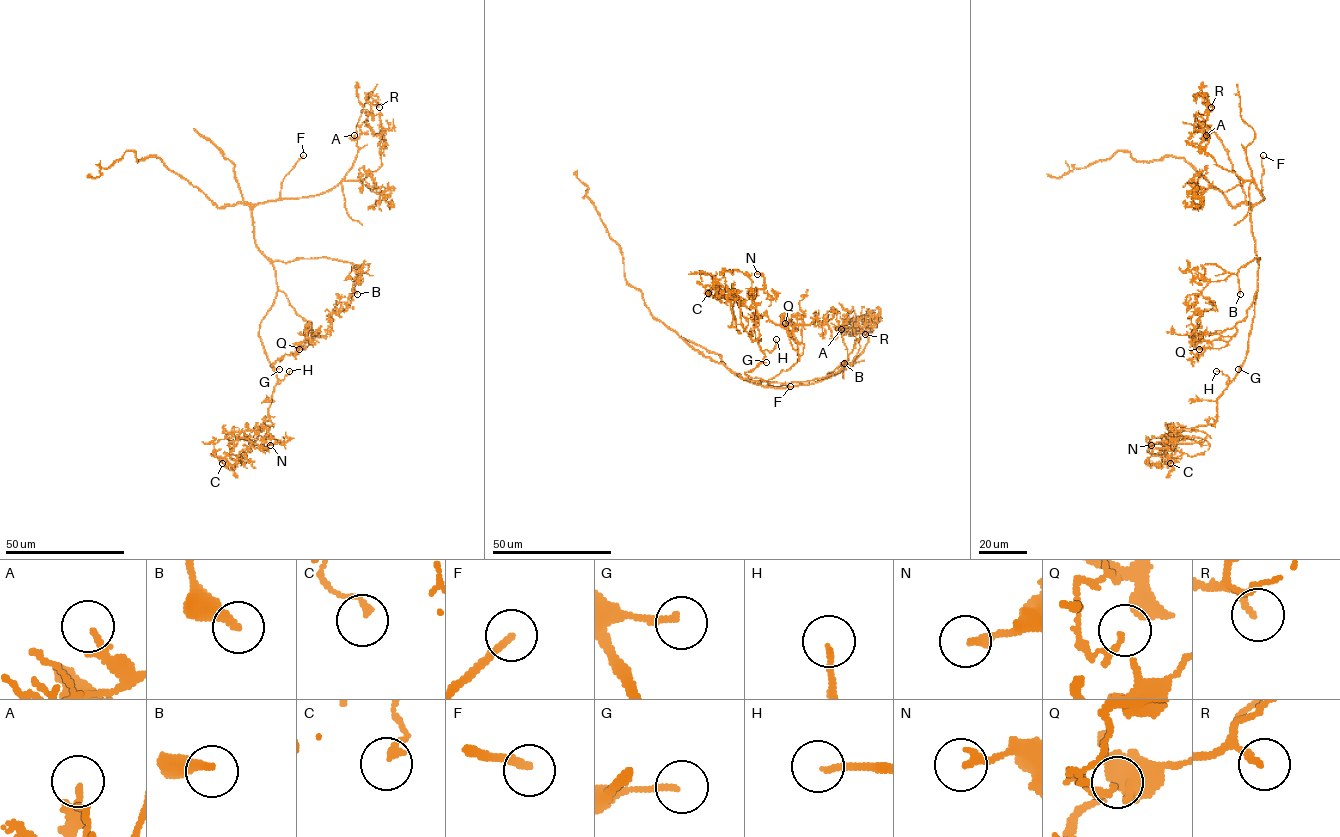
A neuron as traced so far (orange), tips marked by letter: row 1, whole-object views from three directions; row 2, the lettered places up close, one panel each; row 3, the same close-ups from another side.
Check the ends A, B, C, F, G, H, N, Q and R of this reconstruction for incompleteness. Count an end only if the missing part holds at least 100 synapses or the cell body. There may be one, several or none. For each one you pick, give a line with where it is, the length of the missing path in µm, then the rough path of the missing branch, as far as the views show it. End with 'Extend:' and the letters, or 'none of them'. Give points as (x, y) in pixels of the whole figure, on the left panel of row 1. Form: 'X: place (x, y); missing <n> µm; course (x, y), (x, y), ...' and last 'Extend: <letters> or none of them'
B: place (357, 294); missing 70 µm; course (357, 294), (349, 314), (352, 355), (335, 363), (329, 360), (331, 363)
F: place (303, 155); missing 110 µm; course (303, 155), (320, 128), (334, 59), (352, 51), (359, 41), (354, 35), (362, 42), (354, 31), (367, 41)
G: place (279, 369); missing 80 µm; course (279, 369), (302, 372), (317, 360), (321, 376), (328, 382), (325, 381), (319, 389), (328, 368)
H: place (289, 371); missing 25 µm; course (289, 371), (290, 366), (284, 363), (271, 373), (279, 377)
Extend: B, F, G, H

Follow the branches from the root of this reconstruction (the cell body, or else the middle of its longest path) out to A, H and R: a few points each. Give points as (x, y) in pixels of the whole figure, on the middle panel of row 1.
A: (747, 379), (738, 374), (775, 388), (831, 377), (853, 363), (873, 330), (864, 334), (854, 323), (841, 329)
H: (747, 379), (764, 381), (745, 373), (762, 361), (764, 350), (770, 352), (775, 347), (776, 339)
R: (747, 379), (738, 374), (775, 388), (824, 380), (864, 348), (873, 330), (864, 334), (851, 325), (865, 334)

